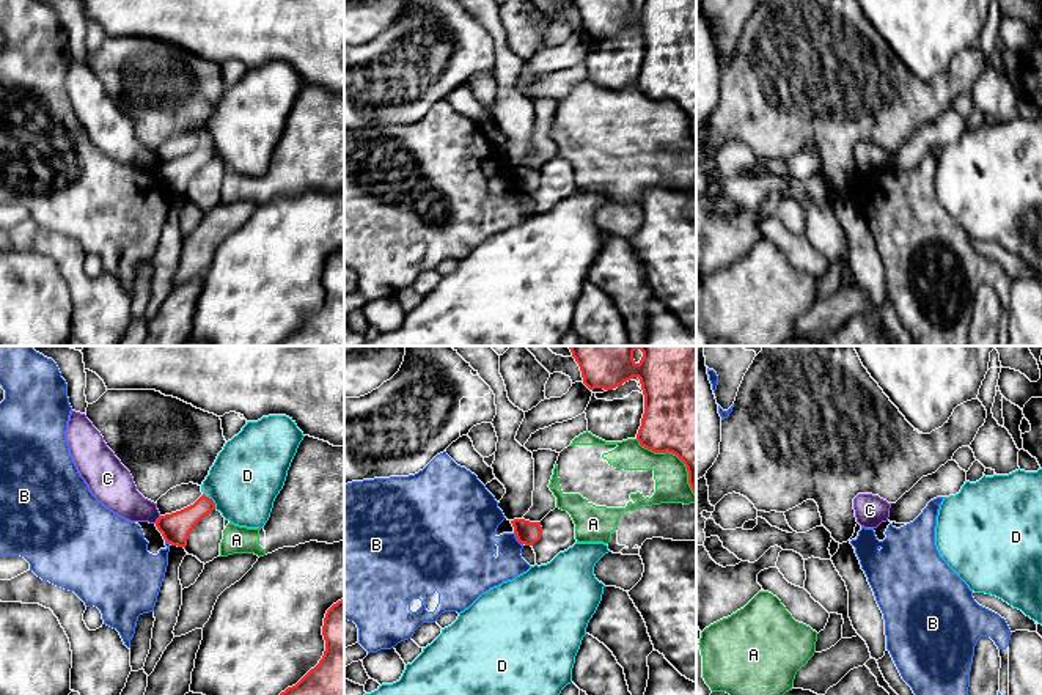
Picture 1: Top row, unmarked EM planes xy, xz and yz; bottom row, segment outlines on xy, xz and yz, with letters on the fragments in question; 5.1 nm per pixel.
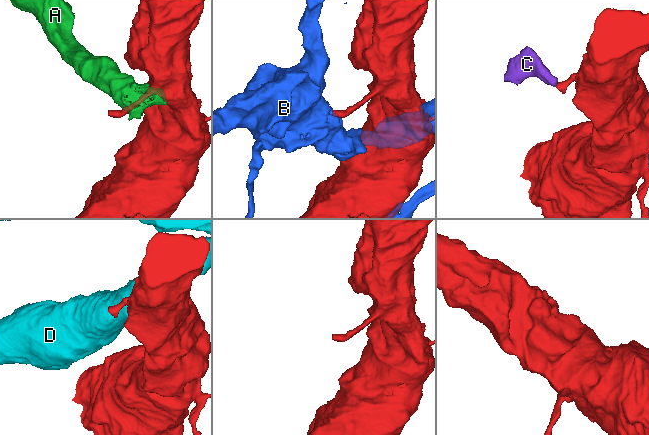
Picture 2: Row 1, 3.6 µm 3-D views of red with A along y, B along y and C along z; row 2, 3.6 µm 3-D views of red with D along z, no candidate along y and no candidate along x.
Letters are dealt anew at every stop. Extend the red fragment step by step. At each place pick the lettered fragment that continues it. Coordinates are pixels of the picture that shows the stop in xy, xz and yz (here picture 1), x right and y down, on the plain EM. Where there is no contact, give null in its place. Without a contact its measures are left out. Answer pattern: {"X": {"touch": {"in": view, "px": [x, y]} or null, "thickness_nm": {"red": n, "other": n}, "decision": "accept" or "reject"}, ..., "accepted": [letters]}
{"A": {"touch": {"in": "xz", "px": [676, 102]}, "thickness_nm": {"red": 500, "other": 180}, "decision": "reject"}, "B": {"touch": {"in": "xz", "px": [516, 184]}, "thickness_nm": {"red": 120, "other": 280}, "decision": "reject"}, "C": {"touch": {"in": "xy", "px": [157, 167]}, "thickness_nm": {"red": 150, "other": 190}, "decision": "reject"}, "D": {"touch": {"in": "xy", "px": [212, 148]}, "thickness_nm": {"red": 150, "other": 360}, "decision": "reject"}, "accepted": []}

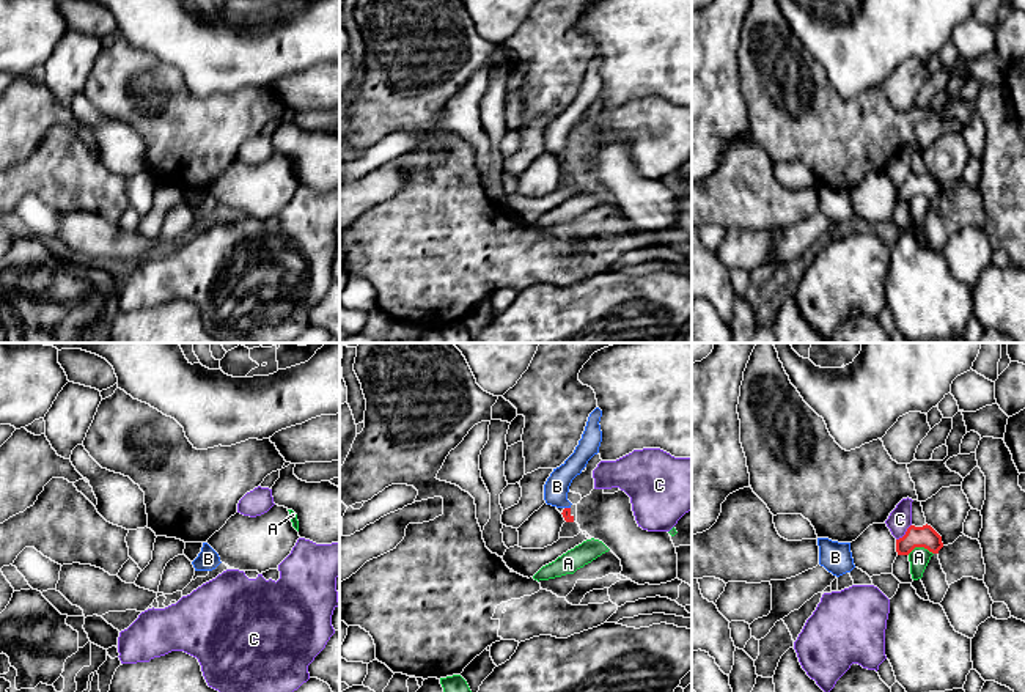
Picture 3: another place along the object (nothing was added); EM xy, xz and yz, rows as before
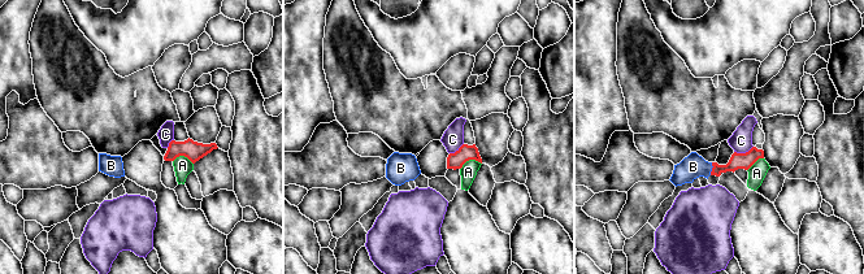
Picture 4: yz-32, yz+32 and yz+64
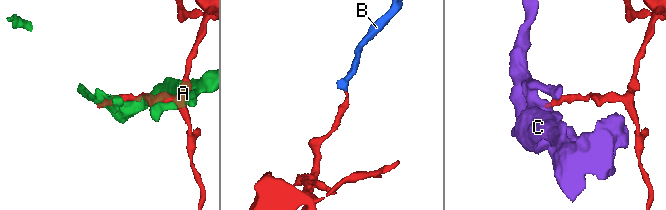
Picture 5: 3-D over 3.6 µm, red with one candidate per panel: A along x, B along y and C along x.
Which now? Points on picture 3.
{"A": {"touch": {"in": "yz", "px": [920, 194]}, "thickness_nm": {"red": 110, "other": 100}, "decision": "reject"}, "B": {"touch": {"in": "xz", "px": [568, 156]}, "thickness_nm": {"red": 50, "other": 130}, "decision": "accept"}, "C": {"touch": {"in": "yz", "px": [906, 181]}, "thickness_nm": {"red": 110, "other": 120}, "decision": "reject"}, "accepted": ["B"]}

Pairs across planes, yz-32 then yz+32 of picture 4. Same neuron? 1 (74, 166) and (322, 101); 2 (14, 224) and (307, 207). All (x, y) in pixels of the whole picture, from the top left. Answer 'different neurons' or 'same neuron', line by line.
1: different neurons
2: different neurons

